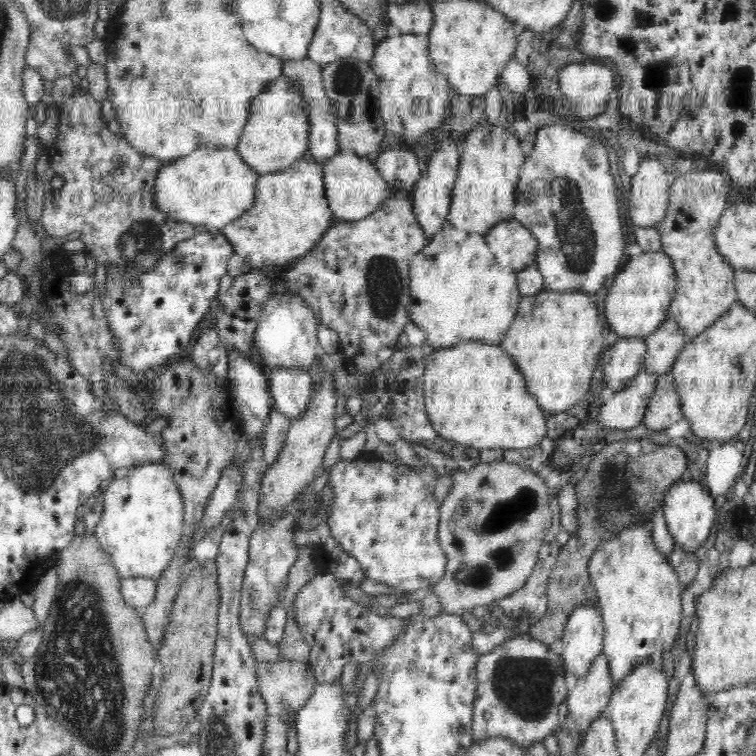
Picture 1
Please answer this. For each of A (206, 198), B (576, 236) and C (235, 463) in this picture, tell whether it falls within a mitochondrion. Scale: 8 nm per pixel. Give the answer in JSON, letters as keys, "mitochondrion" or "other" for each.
{"A":"other","B":"mitochondrion","C":"other"}

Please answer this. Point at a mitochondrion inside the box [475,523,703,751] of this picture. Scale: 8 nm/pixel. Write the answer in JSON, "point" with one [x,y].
{"point":[525,685]}

